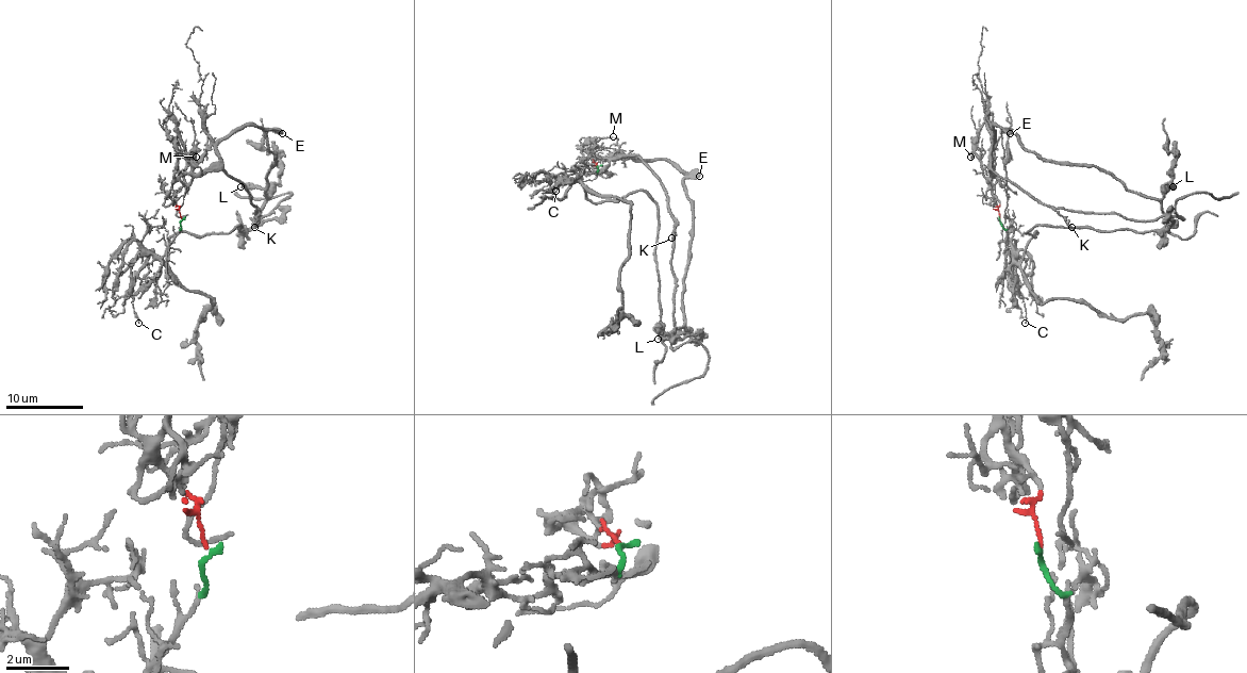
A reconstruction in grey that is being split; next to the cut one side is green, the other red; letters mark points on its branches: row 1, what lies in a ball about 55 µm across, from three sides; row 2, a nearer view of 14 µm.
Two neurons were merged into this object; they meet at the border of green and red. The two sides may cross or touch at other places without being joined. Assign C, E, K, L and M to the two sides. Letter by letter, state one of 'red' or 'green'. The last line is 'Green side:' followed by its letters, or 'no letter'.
C: green
E: red
K: red
L: red
M: red
Green side: C

